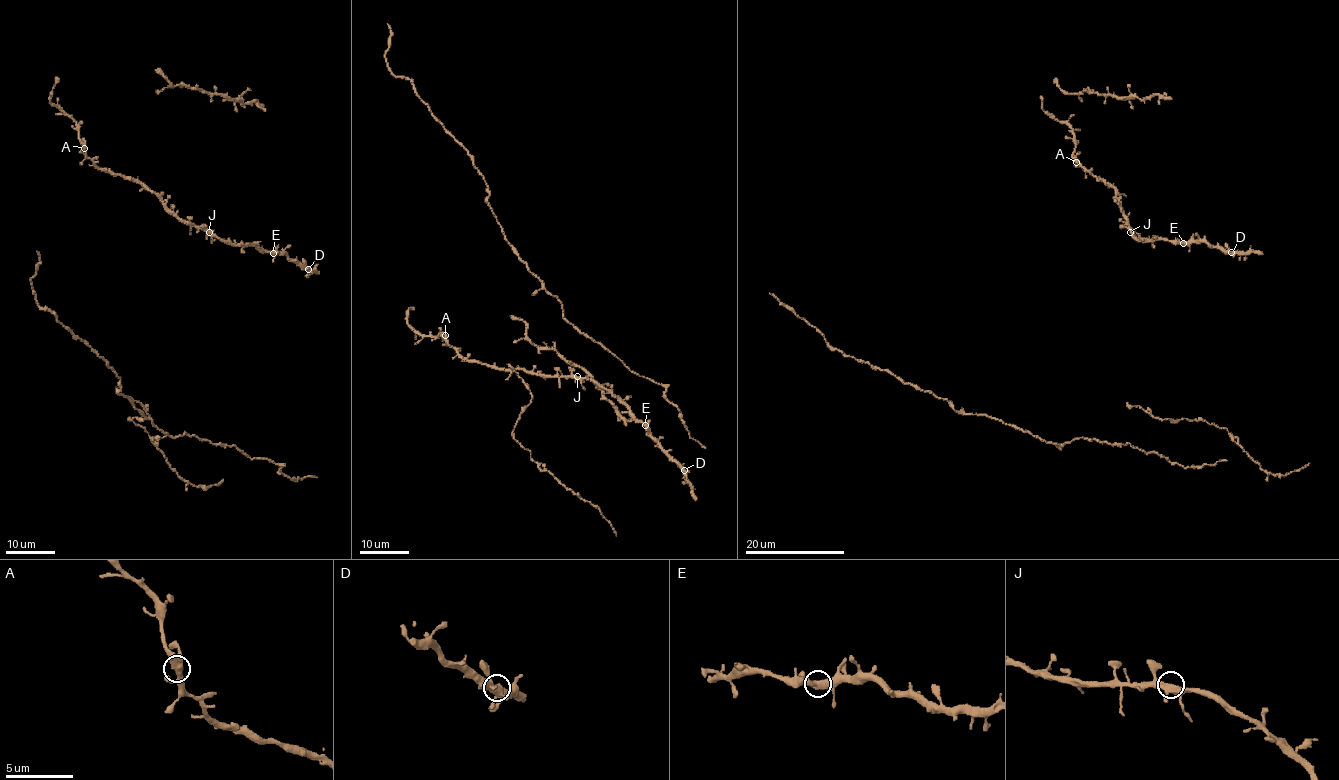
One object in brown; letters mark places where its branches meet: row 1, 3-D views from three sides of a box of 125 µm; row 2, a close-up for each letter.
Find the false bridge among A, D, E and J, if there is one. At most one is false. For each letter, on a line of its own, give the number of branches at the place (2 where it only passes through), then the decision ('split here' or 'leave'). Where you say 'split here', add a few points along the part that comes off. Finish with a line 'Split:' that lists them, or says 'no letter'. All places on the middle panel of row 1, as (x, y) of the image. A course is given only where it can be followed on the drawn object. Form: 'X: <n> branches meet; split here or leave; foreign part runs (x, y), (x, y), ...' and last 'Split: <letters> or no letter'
A: 3 branches meet; leave
D: 3 branches meet; leave
E: 3 branches meet; leave
J: 3 branches meet; leave
Split: no letter

